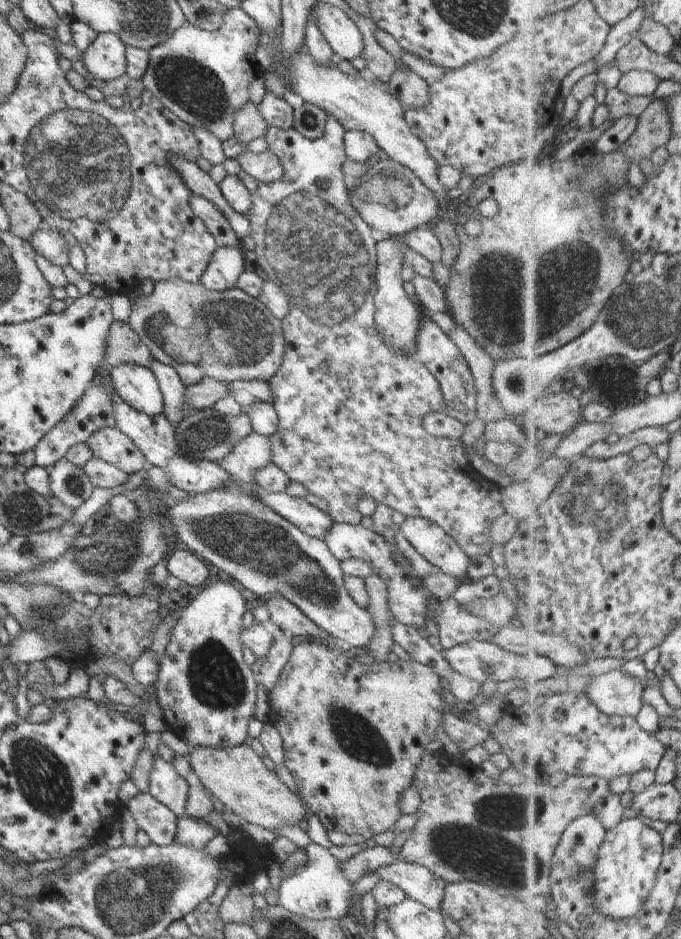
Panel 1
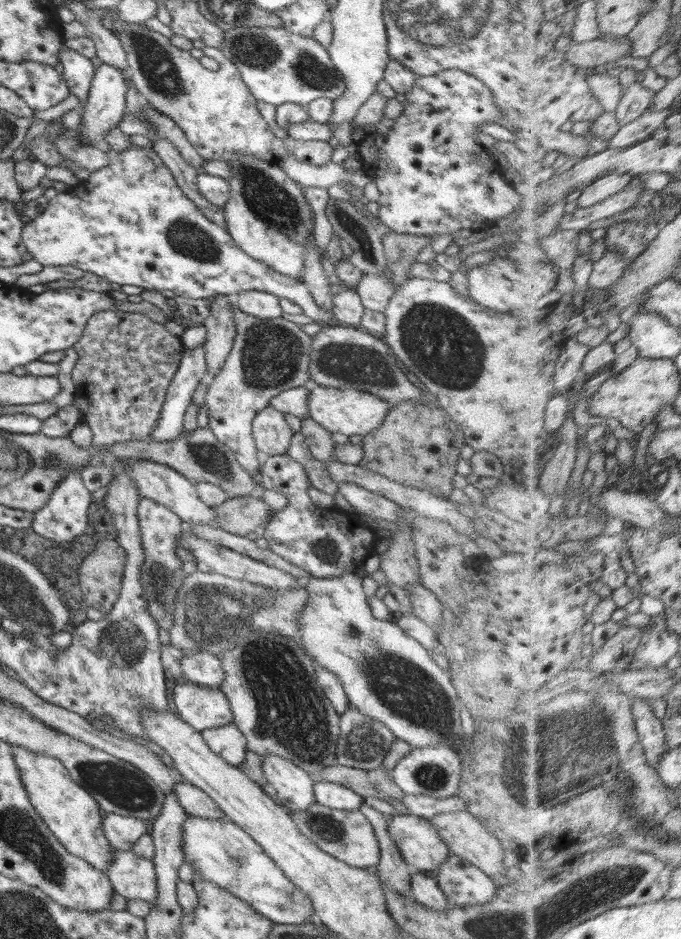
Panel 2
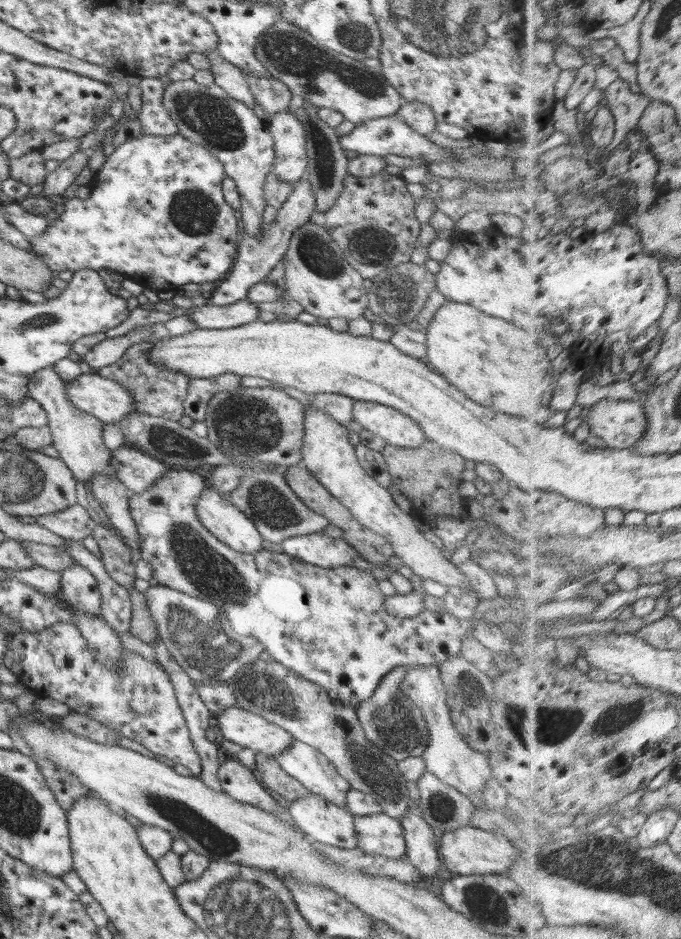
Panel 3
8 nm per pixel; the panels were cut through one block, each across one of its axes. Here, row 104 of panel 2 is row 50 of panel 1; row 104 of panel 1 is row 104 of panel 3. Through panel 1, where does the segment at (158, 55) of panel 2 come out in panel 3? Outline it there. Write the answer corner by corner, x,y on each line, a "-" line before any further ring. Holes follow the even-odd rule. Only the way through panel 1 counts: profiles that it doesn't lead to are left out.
194,79
172,81
170,85
165,84
161,103
168,109
172,120
175,121
178,133
203,146
210,155
214,155
222,164
225,174
234,180
241,199
241,208
238,211
241,233
246,233
250,237
260,235
264,225
262,215
267,205
262,189
264,189
267,178
271,176
275,159
274,141
269,131
269,123
258,118
248,105
228,96
228,93
224,92
224,89
215,82
210,86
204,86
198,84

